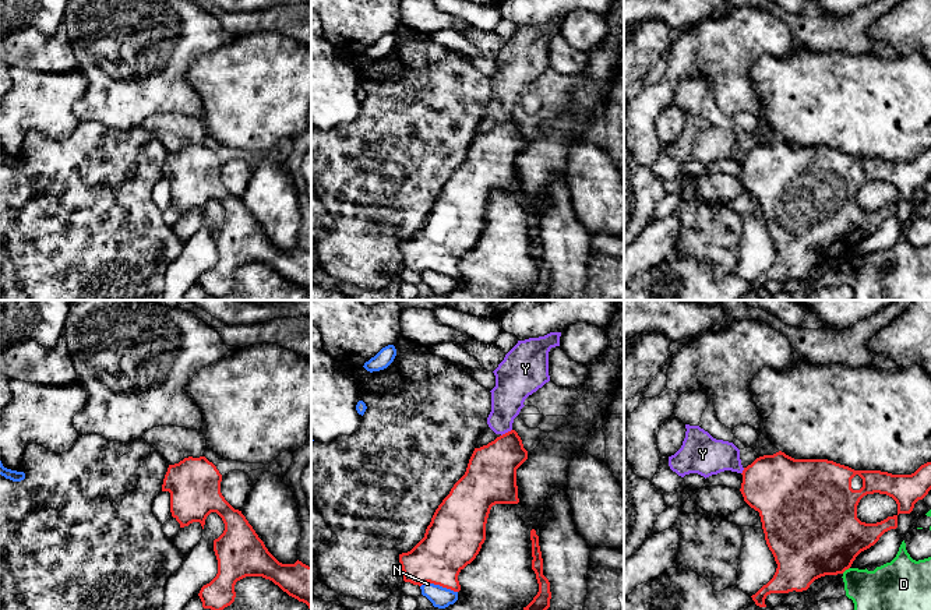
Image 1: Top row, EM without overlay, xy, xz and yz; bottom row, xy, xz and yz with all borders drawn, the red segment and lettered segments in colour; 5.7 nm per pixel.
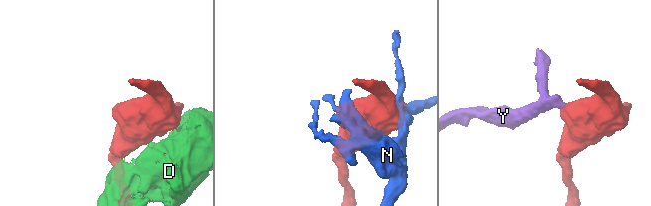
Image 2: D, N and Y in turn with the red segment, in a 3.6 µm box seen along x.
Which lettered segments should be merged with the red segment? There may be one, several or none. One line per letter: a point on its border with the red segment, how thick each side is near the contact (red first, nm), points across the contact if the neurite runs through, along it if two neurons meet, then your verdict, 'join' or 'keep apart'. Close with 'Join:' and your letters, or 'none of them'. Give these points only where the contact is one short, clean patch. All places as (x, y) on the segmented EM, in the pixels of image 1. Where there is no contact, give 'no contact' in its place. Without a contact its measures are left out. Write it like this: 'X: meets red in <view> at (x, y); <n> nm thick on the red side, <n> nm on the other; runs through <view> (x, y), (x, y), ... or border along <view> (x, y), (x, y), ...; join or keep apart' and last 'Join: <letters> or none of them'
D: meets red in yz at (845, 570); 460 nm thick on the red side, 240 nm on the other; keep apart
N: meets red in xz at (438, 584); 320 nm thick on the red side, 120 nm on the other; keep apart
Y: meets red in xz at (505, 433); 280 nm thick on the red side, 190 nm on the other; border along xz (511, 429), (501, 436); keep apart
Join: none of them

